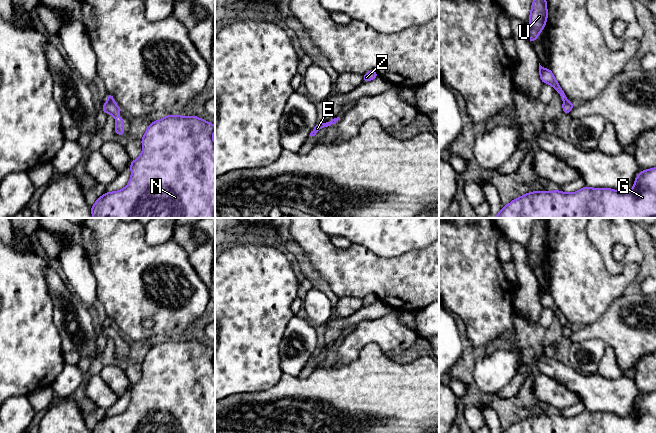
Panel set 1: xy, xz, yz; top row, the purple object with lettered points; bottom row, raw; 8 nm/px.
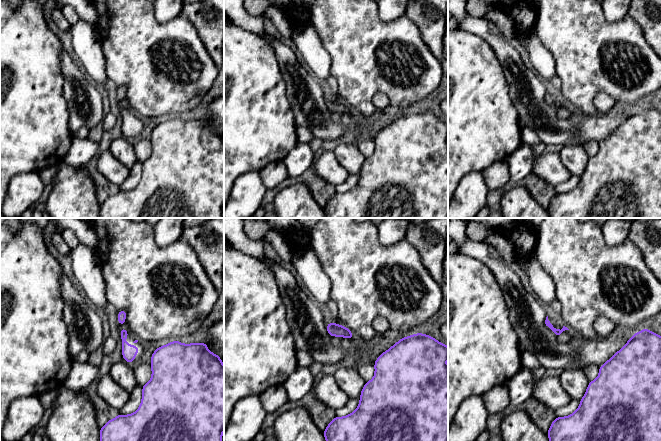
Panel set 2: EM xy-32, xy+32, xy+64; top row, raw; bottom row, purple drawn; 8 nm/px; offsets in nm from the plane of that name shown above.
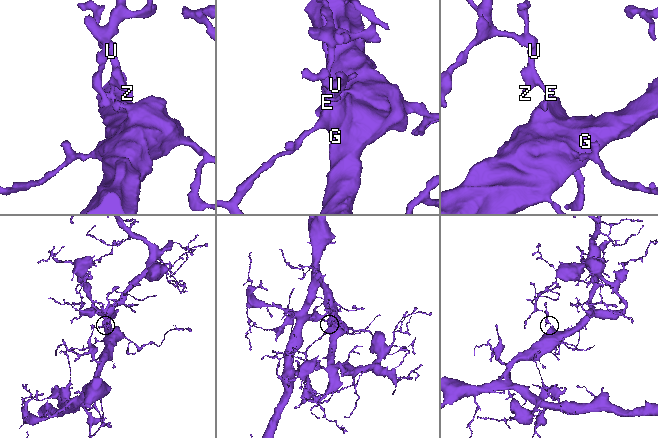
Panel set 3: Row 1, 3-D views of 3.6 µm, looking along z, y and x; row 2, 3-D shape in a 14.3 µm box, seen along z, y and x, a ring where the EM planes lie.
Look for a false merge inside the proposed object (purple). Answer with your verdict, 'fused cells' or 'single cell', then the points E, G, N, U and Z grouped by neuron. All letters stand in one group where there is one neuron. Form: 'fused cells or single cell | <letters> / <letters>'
fused cells | E G N / U Z

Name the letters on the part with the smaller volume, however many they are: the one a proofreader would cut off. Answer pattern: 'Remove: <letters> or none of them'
Remove: U, Z

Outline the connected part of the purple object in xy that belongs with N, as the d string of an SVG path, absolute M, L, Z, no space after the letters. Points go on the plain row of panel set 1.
M166 339L163 343L156 344L149 348L146 353L142 367L141 379L131 385L131 402L126 411L119 415L106 416L100 420L93 428L91 433L215 433L215 366L213 365L213 358L215 356L215 349L205 345L197 340L179 340Z

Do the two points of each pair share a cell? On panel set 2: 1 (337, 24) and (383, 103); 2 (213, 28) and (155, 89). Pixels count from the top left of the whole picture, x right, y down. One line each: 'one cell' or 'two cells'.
1: two cells
2: two cells

